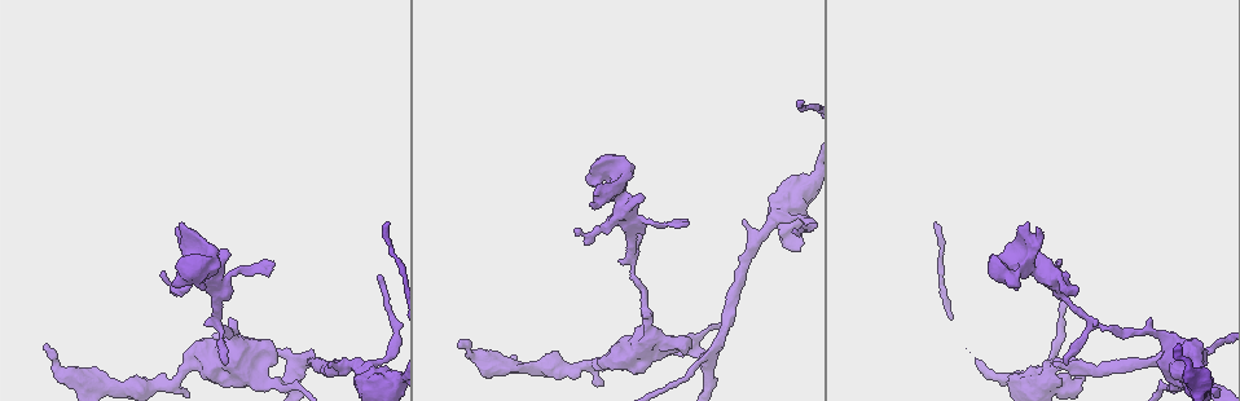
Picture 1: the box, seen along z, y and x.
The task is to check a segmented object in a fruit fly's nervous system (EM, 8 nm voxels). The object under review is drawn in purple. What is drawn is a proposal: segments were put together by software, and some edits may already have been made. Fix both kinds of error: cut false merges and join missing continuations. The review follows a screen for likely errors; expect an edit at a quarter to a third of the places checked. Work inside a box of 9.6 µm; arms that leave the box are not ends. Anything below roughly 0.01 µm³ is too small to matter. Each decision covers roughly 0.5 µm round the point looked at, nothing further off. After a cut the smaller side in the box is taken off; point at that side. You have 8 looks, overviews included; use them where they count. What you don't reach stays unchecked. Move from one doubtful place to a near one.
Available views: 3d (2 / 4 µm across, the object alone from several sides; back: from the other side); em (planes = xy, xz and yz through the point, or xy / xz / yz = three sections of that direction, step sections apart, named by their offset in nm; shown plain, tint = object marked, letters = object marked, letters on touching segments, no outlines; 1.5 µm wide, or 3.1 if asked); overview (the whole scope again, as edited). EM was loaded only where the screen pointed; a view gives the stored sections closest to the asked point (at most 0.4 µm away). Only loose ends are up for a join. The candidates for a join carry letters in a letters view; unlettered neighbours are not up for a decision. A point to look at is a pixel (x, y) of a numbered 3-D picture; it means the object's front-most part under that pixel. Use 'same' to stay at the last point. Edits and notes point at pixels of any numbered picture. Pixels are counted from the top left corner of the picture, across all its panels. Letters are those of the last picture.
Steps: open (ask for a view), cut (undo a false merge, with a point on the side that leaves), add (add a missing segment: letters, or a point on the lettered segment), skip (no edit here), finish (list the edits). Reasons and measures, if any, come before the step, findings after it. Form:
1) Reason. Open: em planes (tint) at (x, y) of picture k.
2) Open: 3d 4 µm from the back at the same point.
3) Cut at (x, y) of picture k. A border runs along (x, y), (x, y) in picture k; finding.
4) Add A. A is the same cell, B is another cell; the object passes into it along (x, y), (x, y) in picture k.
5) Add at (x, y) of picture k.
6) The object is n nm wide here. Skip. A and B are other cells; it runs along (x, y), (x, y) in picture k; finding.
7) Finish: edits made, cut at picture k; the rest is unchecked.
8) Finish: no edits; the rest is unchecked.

Calibre changes. Open: 3d 2 µm at (234, 272) of picture 1.

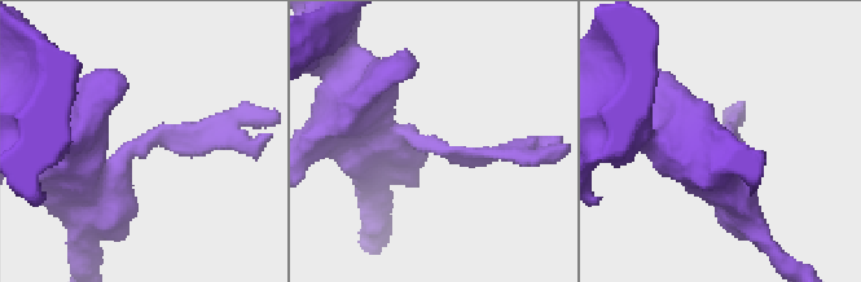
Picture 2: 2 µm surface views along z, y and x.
Need the tissue. Open: em planes (letters) at (423, 139) of picture 2.

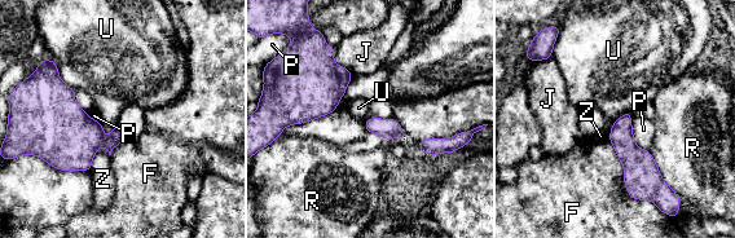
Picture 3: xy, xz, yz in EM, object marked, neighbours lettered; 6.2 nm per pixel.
Skip. F, J, P, R, U and Z are other cells; a border runs along (57, 69), (61, 79), (75, 89) in picture 3; continuous, no second neuron.

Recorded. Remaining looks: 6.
An open end. Open: em xz step 4 (tint) at (226, 365) of picture 1.

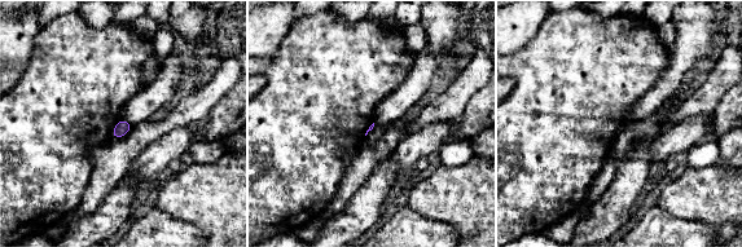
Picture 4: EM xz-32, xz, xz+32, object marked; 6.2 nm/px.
Open: em planes (letters) at the same point.

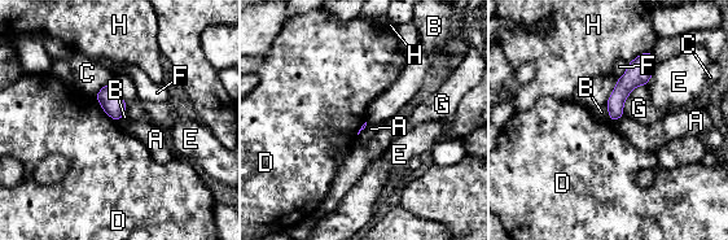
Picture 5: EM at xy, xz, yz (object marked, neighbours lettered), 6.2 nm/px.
Skip. A, B, C, D, E, F, G and H are other cells; it runs along (648, 55), (617, 97), (613, 117) in picture 5; none of them fits.

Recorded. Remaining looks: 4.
Free end. Open: em planes (tint) at (181, 225) of picture 1.

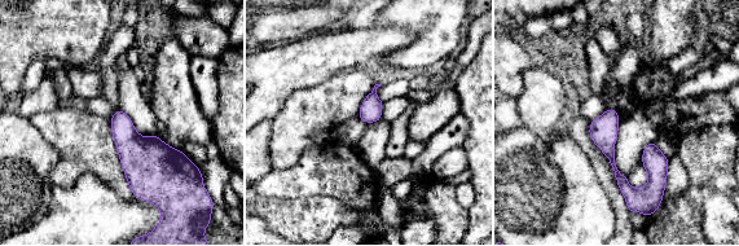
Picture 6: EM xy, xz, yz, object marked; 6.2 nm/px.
Open: em planes (letters) at the same point.

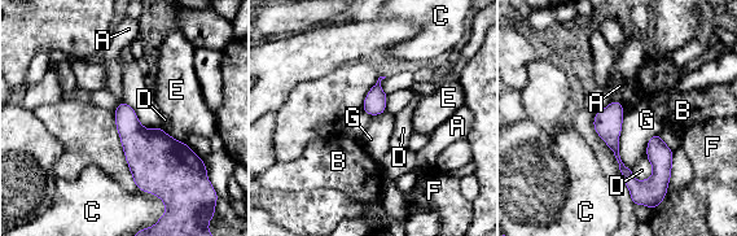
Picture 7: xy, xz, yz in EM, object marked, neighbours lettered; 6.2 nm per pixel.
The object is 140 nm wide here. Skip. A, B, C, D, E, F and G are other cells; it runs along (614, 104), (613, 144), (635, 187) in picture 7; none of them fits.

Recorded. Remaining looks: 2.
Finish: no edits; the rest is unchecked.

